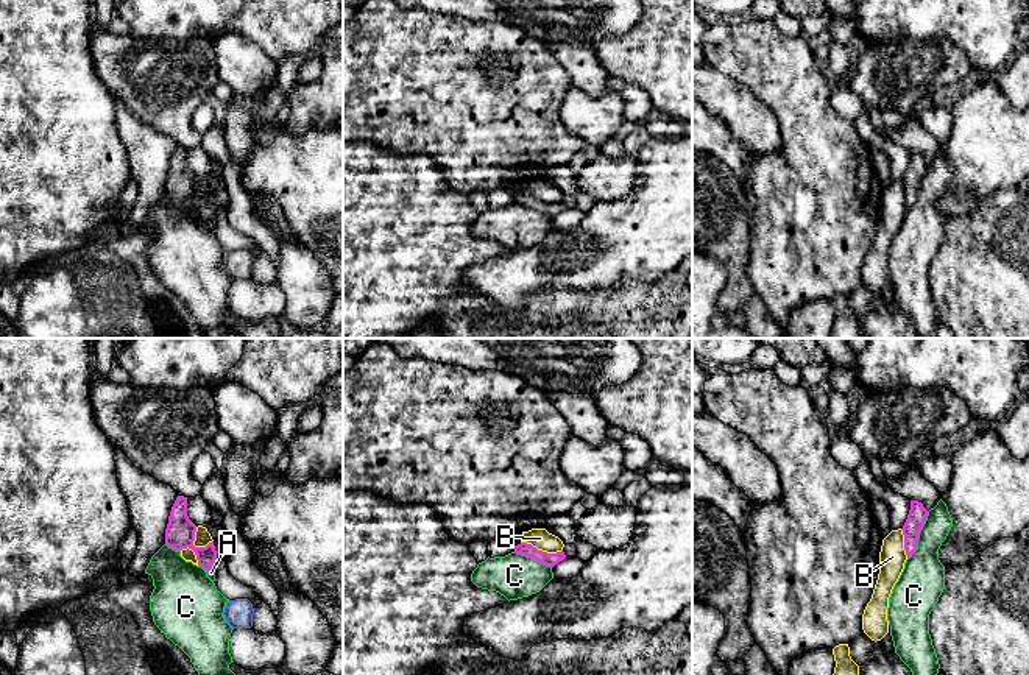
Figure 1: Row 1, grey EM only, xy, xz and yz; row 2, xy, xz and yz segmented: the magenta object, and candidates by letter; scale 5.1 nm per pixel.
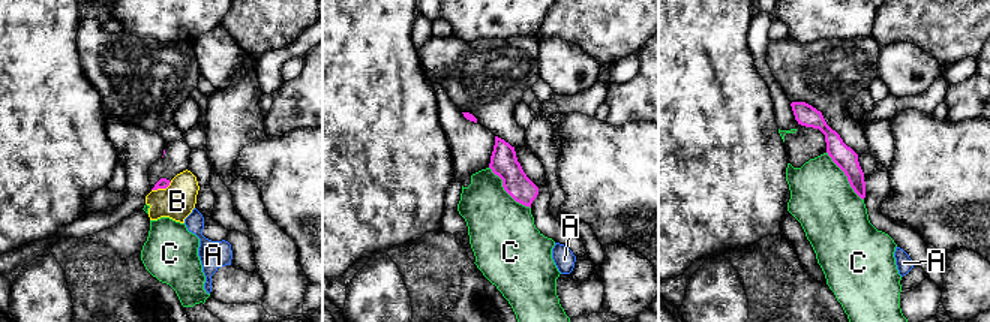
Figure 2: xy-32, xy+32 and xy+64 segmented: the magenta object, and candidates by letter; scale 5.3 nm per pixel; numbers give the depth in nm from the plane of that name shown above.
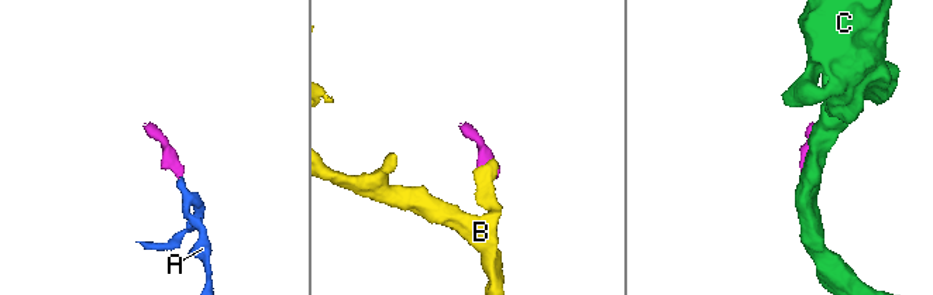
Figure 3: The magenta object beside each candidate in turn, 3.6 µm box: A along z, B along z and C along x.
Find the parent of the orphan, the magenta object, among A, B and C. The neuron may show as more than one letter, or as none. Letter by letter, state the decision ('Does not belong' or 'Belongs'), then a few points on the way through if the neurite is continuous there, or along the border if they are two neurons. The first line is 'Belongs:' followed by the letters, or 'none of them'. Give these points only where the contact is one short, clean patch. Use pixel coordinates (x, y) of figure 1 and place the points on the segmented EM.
Belongs: A
A: Belongs. Path across: xy (180, 533), (209, 568), (211, 572)
B: Does not belong. Boundary: xz (521, 541), (548, 552), (562, 551)
C: Does not belong

